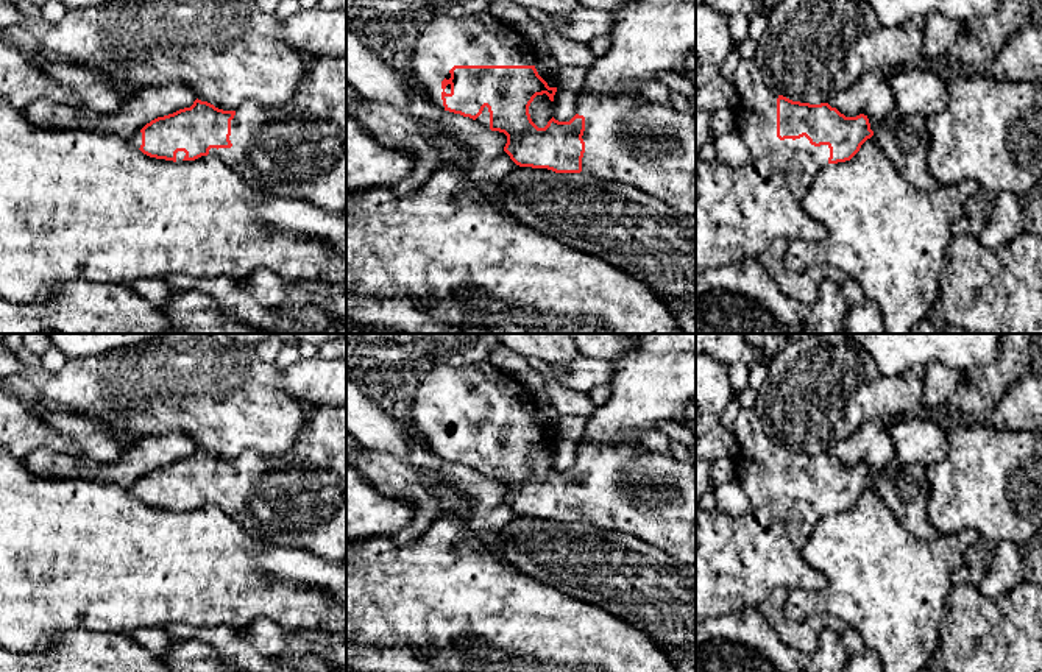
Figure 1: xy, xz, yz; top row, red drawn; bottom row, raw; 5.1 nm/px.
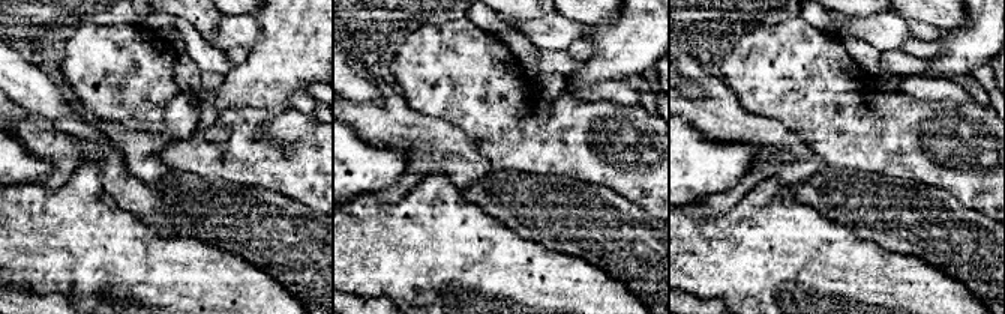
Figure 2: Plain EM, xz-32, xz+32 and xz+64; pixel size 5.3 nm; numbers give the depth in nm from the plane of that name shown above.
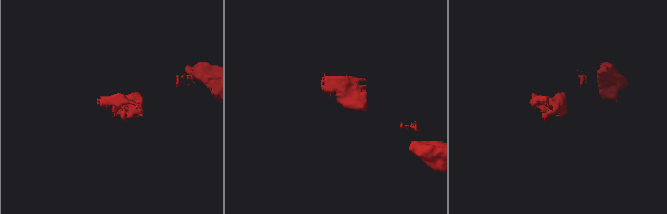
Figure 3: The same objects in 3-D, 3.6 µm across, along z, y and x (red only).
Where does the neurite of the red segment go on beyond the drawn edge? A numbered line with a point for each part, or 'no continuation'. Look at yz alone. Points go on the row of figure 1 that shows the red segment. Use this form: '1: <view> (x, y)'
1: yz (799, 161)

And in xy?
1: xy (297, 150)

